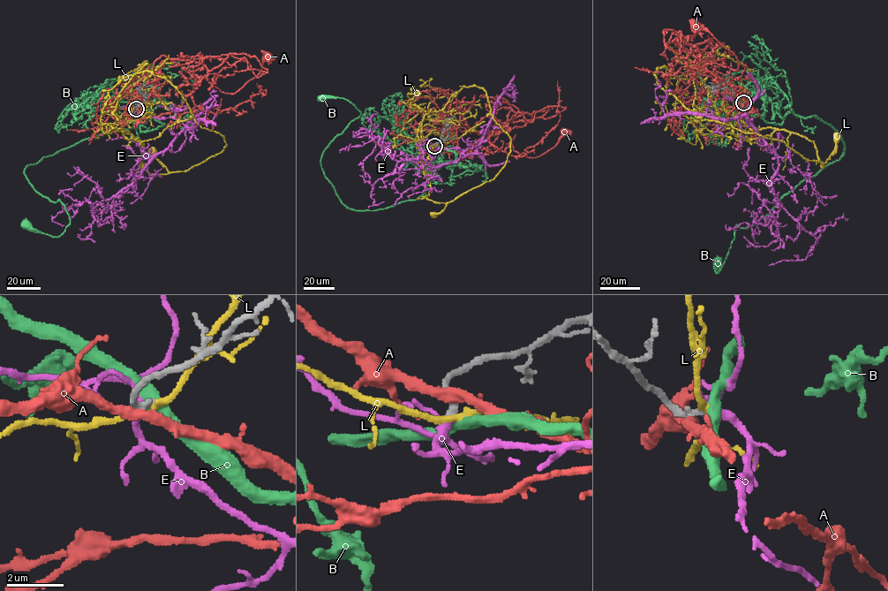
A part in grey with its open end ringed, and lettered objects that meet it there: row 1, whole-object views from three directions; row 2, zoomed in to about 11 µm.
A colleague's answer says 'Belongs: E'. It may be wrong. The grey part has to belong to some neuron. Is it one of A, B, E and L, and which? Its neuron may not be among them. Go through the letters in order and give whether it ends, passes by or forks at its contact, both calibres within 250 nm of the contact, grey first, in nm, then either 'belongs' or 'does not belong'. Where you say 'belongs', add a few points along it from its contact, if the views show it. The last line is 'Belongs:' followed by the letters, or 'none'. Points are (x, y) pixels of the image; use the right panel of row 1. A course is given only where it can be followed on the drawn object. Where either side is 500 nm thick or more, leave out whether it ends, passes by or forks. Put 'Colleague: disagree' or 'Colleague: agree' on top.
Colleague: agree
A: it passes by; calibres 320 and 360 nm; does not belong
B: it passes by; calibres 240 and 400 nm; does not belong
E: it passes by; calibres 260 and 240 nm; belongs; course (743, 102), (741, 115), (778, 158), (771, 180), (779, 204), (811, 234), (824, 226), (805, 260), (769, 265)
L: it passes by; calibres 280 and 240 nm; does not belong
Belongs: E

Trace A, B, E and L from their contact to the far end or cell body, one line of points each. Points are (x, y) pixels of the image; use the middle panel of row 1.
A: (434, 145), (470, 152), (496, 128), (507, 126), (514, 150), (535, 157), (555, 147), (565, 131)
B: (435, 146), (456, 158), (432, 172), (421, 198), (348, 208), (320, 159), (360, 111), (322, 97)
E: (434, 146), (477, 151), (436, 167), (424, 159), (400, 161), (373, 190), (363, 161), (375, 144)
L: (434, 146), (419, 140), (423, 172), (430, 185), (429, 194), (425, 196), (446, 205), (433, 215)

